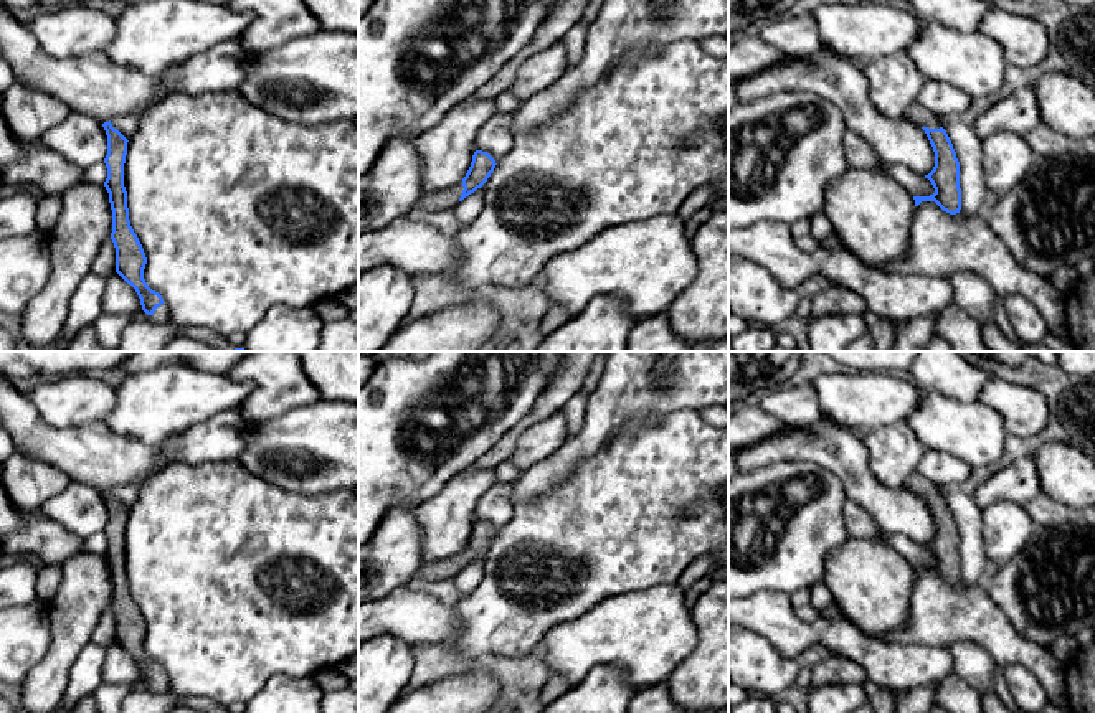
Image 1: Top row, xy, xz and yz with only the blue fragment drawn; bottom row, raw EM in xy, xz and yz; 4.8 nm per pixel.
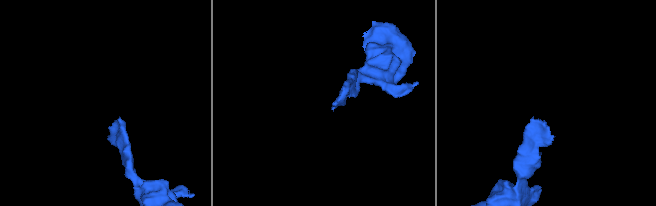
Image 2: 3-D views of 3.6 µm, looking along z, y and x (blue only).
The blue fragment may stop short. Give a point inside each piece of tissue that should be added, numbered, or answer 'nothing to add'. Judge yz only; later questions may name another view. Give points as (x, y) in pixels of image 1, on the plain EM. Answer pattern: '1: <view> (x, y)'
1: yz (917, 484)

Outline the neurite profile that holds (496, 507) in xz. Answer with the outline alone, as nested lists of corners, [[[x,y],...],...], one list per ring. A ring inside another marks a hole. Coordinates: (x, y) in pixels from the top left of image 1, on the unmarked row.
[[[495,482],[476,507],[476,520],[487,522],[495,533],[514,515],[514,503],[510,500],[514,482]]]

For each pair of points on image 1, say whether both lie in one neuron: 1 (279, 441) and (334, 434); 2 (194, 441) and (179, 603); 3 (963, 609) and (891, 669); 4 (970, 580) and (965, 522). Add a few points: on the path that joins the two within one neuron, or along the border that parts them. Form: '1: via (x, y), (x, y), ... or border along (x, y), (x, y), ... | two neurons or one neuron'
1: via (293, 441), (321, 441) | one neuron
2: border along (230, 458), (199, 464), (174, 462) | two neurons
3: border along (882, 642), (947, 646) | two neurons
4: via (970, 565), (970, 537) | one neuron

